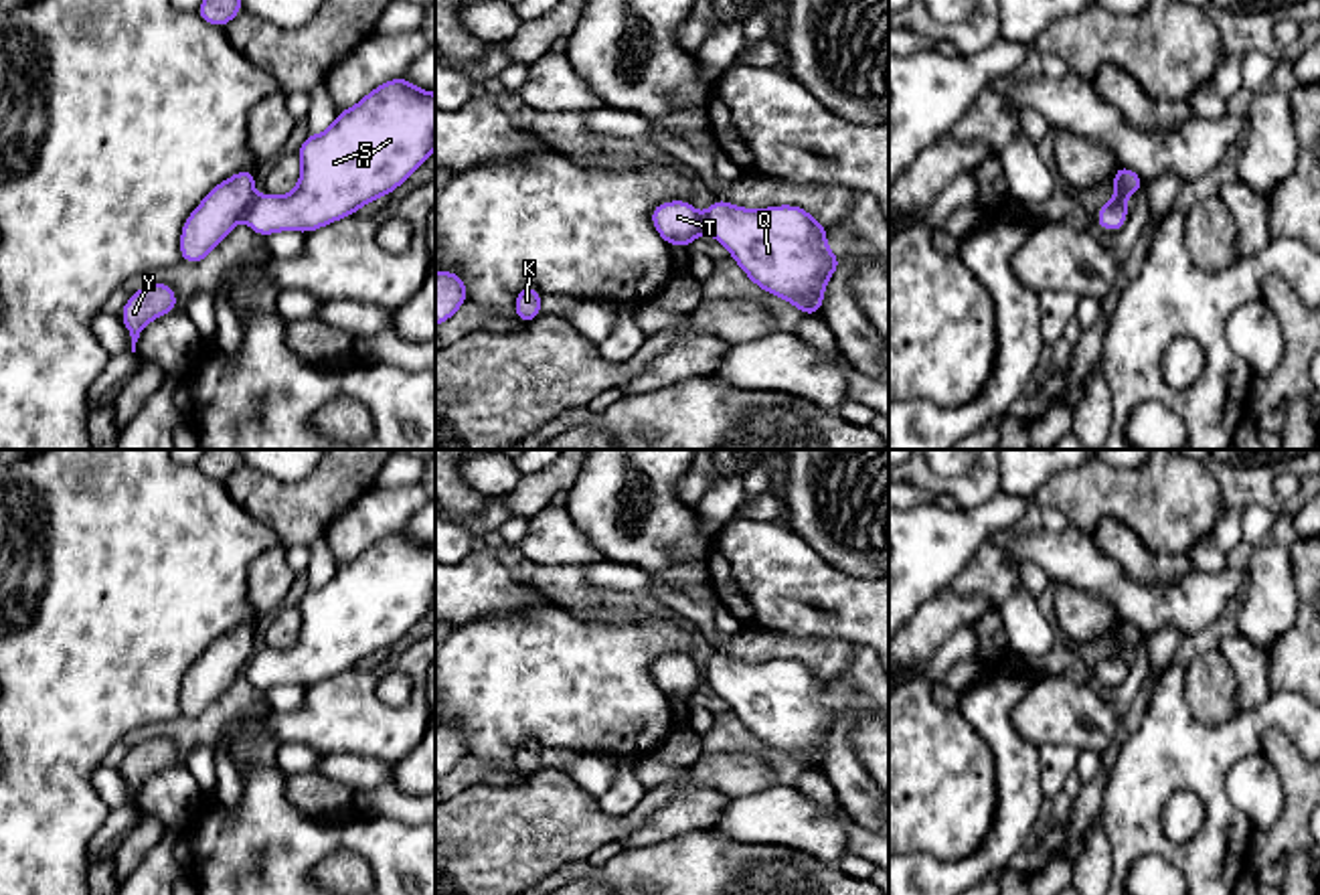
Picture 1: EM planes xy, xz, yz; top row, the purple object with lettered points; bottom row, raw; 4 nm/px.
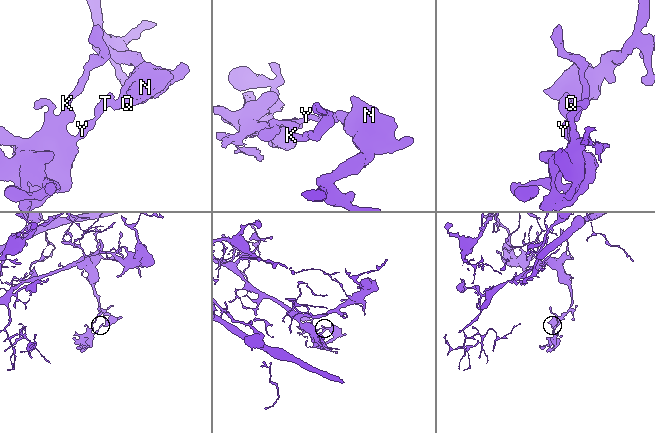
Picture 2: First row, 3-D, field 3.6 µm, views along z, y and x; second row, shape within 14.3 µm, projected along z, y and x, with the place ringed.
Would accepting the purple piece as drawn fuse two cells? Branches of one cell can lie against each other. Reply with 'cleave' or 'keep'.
cleave

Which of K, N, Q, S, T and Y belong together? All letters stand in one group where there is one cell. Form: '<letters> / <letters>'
K T Y / N Q S

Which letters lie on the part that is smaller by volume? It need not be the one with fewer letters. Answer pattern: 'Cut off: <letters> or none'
Cut off: K, T, Y

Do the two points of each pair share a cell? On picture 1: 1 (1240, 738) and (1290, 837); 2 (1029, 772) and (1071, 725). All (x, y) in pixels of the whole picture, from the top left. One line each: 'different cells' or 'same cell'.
1: different cells
2: different cells

